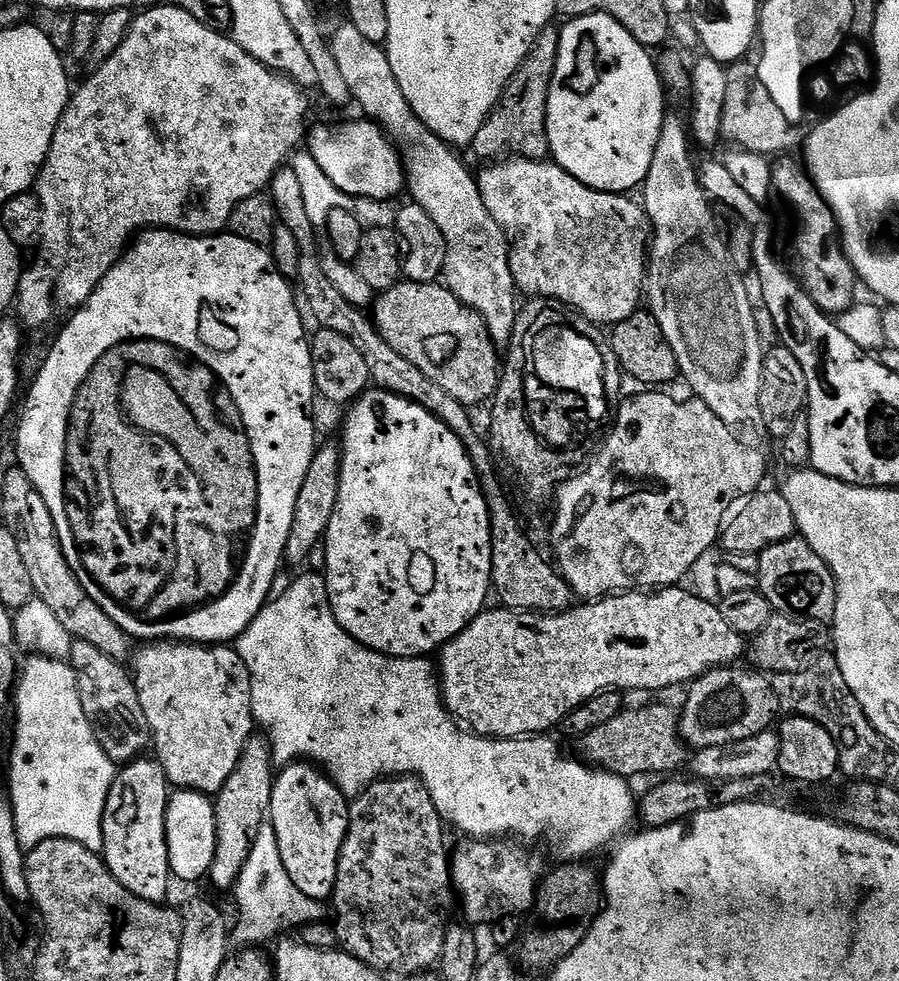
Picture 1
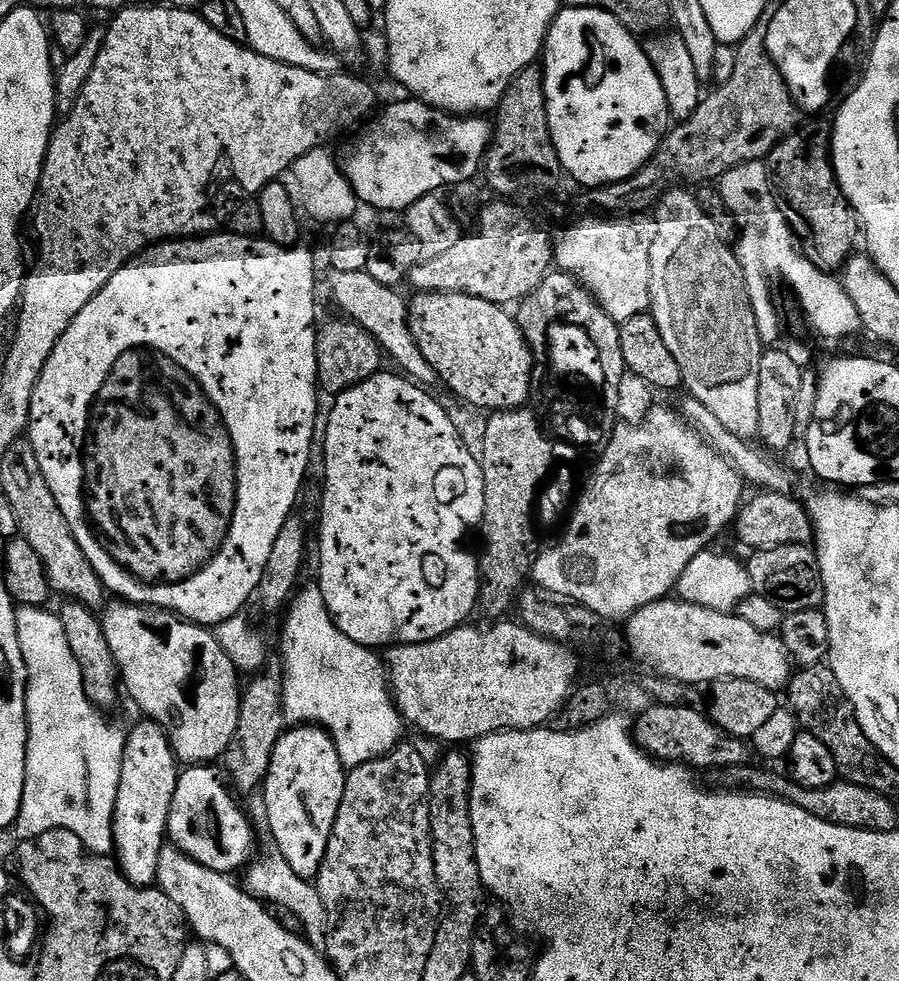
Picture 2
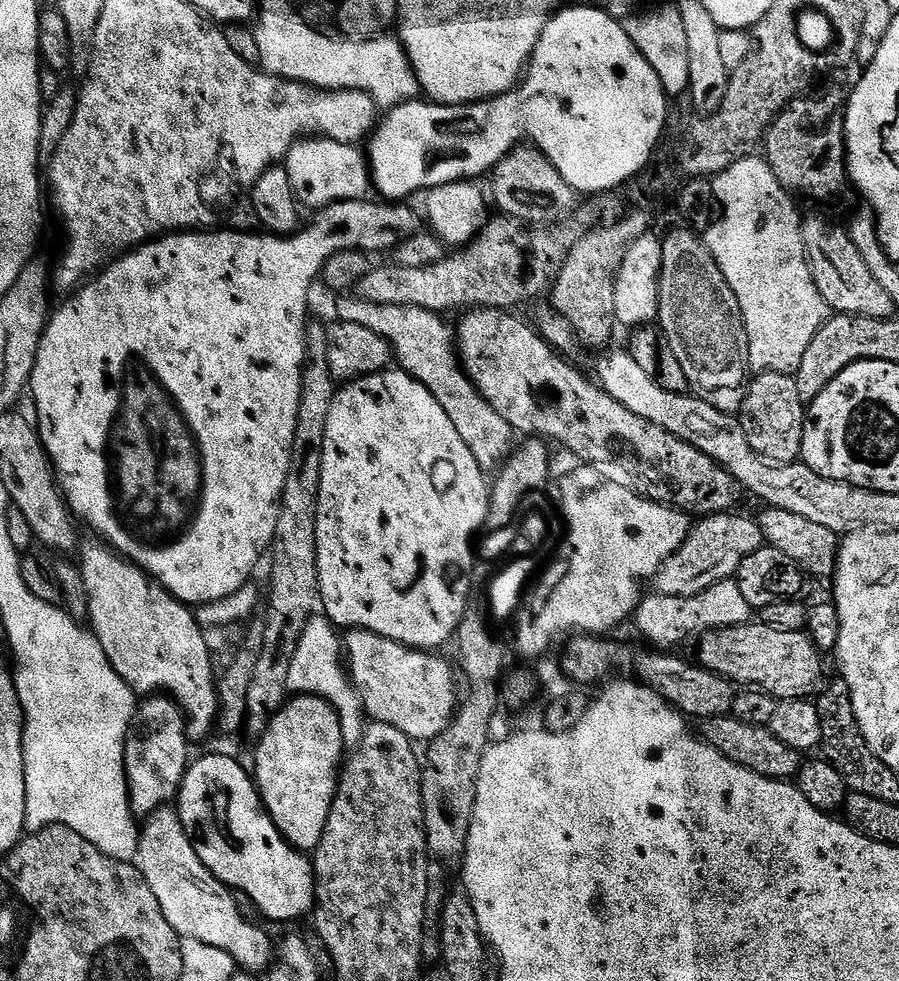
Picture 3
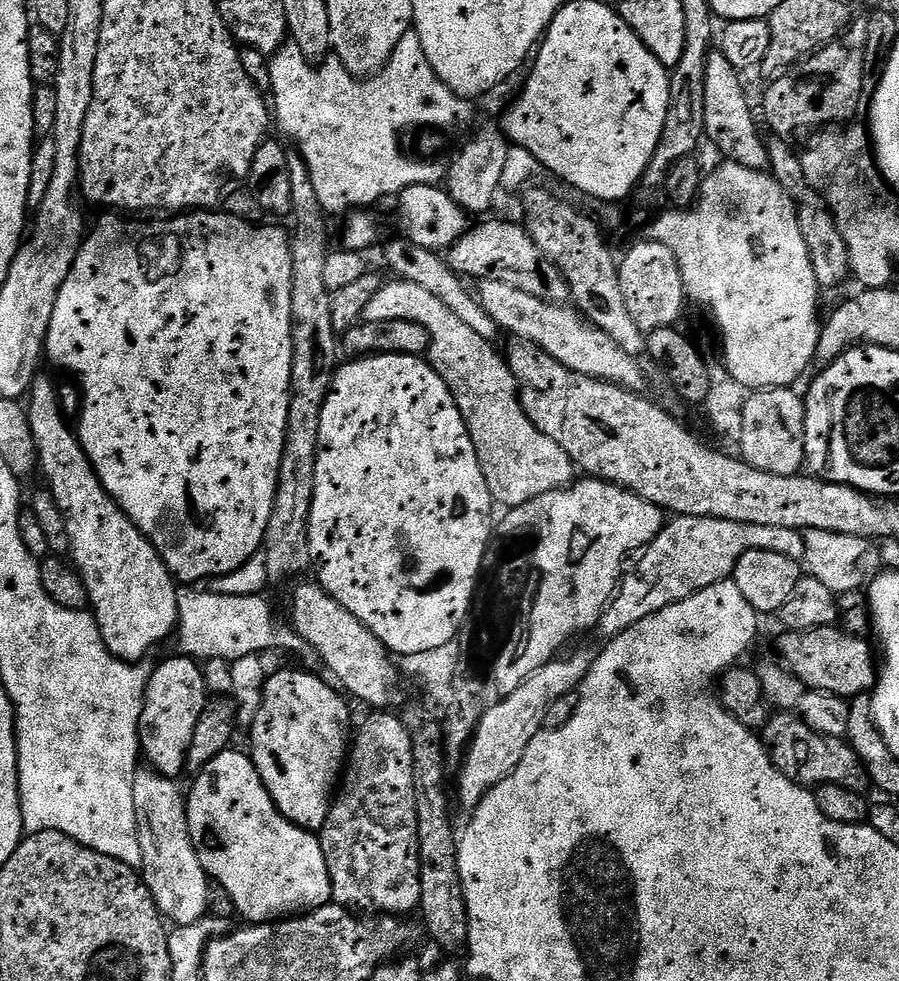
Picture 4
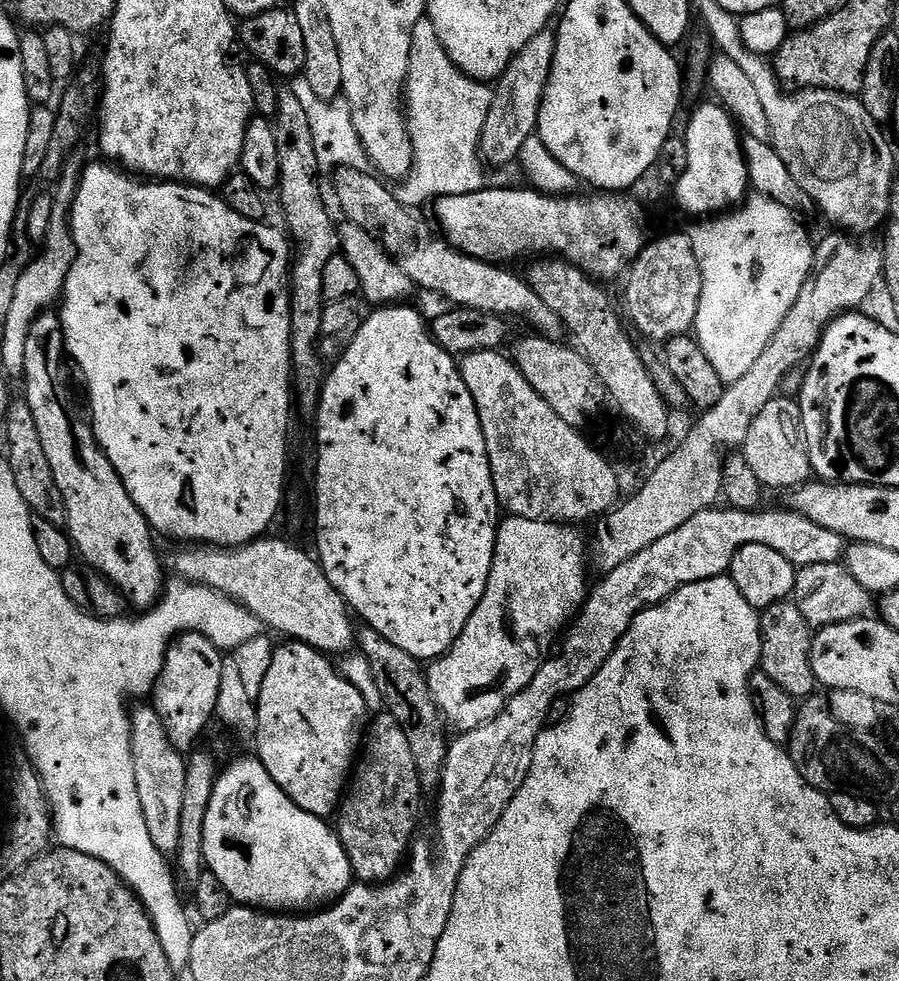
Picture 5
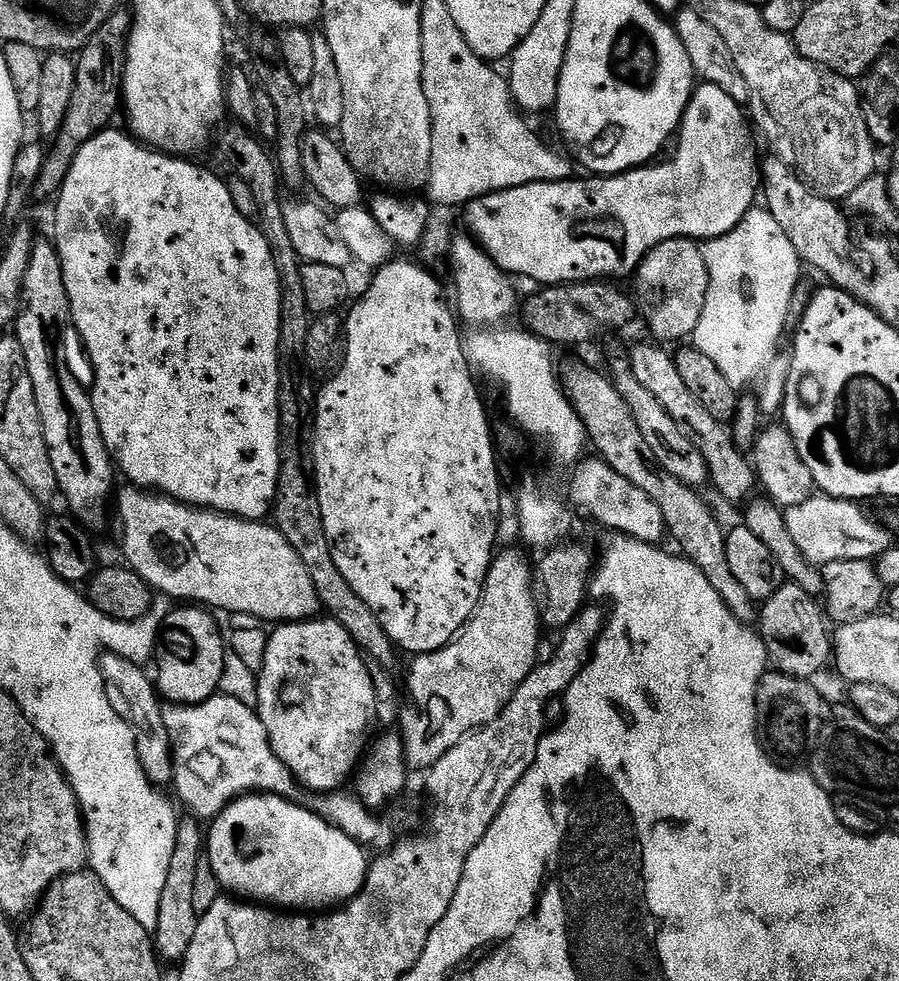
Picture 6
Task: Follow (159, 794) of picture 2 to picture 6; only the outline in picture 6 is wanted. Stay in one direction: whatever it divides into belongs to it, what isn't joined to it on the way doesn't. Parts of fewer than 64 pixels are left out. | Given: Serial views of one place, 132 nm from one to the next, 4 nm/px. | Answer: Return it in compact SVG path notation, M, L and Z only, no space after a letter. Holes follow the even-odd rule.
M176 606L169 611L167 623L158 637L160 649L154 660L154 683L168 704L201 704L219 693L226 640L224 636L220 637L220 628L211 615L215 616L204 606Z

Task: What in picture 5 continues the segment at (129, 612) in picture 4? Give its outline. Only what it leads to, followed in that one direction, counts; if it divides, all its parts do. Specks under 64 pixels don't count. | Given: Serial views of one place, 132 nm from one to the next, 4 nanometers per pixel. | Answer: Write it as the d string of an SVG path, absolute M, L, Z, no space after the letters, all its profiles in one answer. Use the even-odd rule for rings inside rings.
M45 310L36 317L26 338L23 395L30 406L30 414L34 414L38 438L42 438L42 451L50 461L54 482L58 482L58 490L62 490L68 511L66 531L83 563L102 573L129 605L132 603L136 610L147 610L161 599L166 587L164 568L152 541L154 530L138 506L134 506L122 478L100 449L85 413L84 416L80 413L64 381L60 359L65 356L60 317L55 311Z

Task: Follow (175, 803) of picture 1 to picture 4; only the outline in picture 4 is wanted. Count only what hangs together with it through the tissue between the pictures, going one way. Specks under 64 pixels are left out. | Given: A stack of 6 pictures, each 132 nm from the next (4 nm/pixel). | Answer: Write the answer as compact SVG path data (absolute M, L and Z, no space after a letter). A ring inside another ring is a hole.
M229 750L218 754L204 771L195 777L192 792L187 793L188 833L205 872L230 894L237 913L252 924L300 918L333 903L330 870L317 833L290 823L270 798L251 755Z

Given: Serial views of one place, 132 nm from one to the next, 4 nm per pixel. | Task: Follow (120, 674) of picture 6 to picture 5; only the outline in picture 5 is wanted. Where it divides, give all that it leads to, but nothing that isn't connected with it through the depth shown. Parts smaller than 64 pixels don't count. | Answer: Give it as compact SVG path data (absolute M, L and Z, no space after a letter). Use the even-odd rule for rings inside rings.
M155 707L131 709L130 754L134 762L134 786L138 790L138 802L142 802L146 830L150 832L150 838L158 851L175 853L178 825L182 818L182 790L186 786L188 766L185 757L169 742Z

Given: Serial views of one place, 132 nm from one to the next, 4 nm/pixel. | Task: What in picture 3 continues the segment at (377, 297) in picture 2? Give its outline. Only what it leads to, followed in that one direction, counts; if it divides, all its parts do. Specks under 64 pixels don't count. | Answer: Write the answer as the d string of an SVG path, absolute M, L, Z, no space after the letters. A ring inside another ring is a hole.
M352 294L337 300L340 300L336 304L337 317L354 322L354 326L366 326L366 330L382 334L392 346L395 363L406 374L422 382L422 386L426 386L434 398L438 398L438 406L446 410L450 422L454 422L454 430L458 430L462 442L470 446L470 454L474 454L480 469L485 474L495 473L514 451L514 433L510 422L506 422L506 418L502 418L494 406L490 406L472 379L464 373L458 340L453 329L452 332L448 329L444 321L447 319L441 313L418 306L378 306Z

